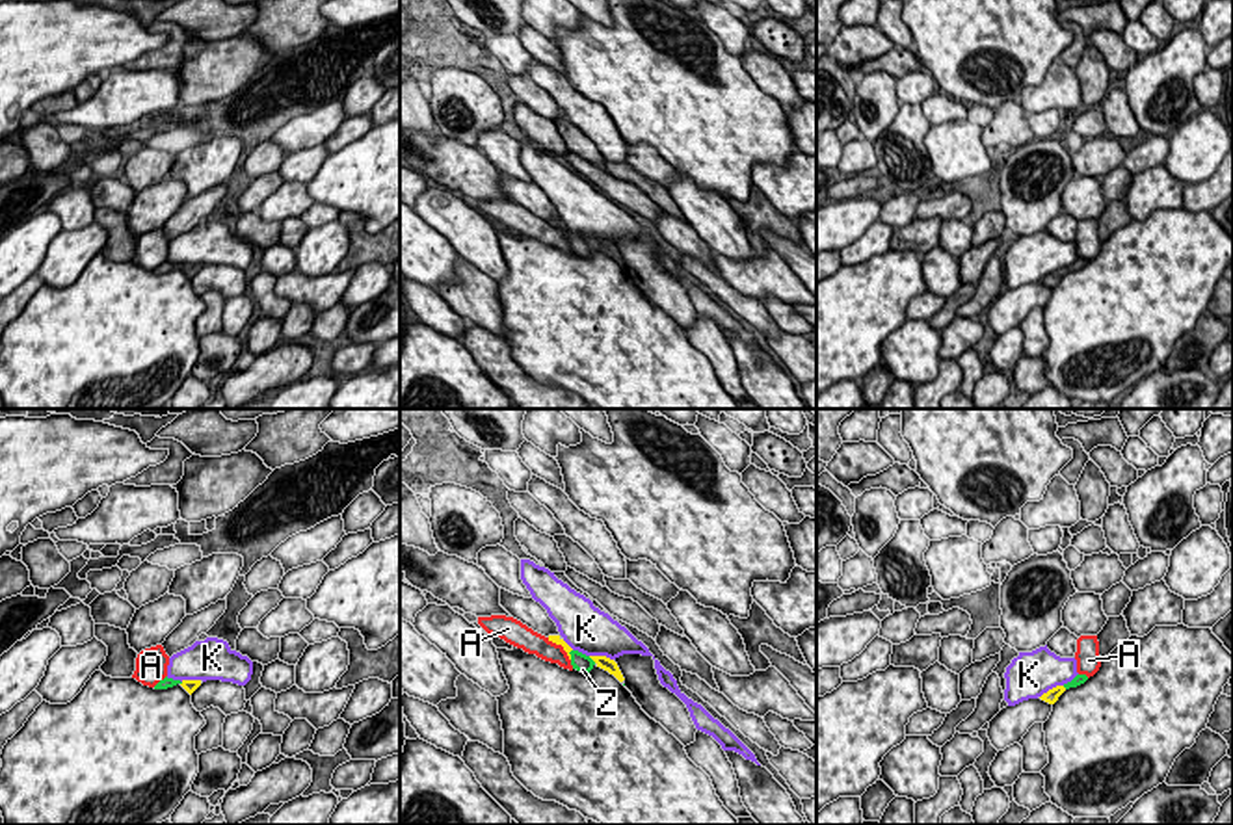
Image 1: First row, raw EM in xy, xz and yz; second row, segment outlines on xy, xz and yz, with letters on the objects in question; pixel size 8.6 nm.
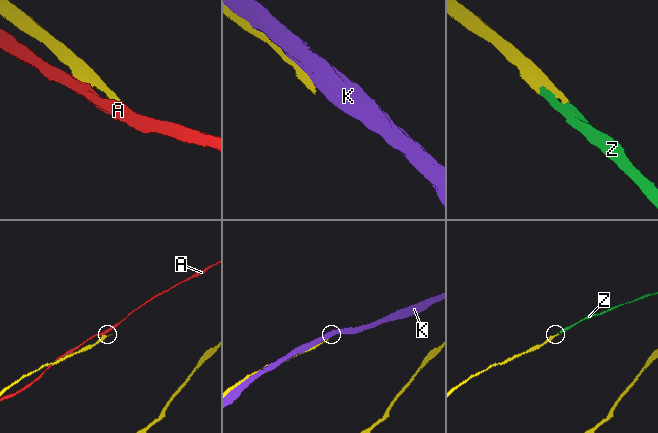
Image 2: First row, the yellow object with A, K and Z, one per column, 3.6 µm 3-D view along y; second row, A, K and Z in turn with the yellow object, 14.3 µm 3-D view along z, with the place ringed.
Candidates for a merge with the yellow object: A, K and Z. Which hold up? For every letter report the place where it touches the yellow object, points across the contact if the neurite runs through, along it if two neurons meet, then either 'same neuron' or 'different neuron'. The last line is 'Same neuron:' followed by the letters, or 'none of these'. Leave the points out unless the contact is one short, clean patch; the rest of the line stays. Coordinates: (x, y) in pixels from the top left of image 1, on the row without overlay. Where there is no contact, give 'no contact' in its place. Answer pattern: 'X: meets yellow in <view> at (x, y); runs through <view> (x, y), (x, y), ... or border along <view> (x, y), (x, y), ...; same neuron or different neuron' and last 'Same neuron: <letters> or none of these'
A: meets yellow in xz at (562, 229); border along xz (547, 222), (558, 227), (570, 244); different neuron
K: meets yellow in xz at (601, 240); different neuron
Z: meets yellow in xz at (592, 242); same neuron
Same neuron: Z

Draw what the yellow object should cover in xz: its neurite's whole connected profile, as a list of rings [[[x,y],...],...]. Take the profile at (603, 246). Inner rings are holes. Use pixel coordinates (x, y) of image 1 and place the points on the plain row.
[[[549,219],[549,225],[562,229],[563,234],[567,236],[573,253],[580,255],[580,256],[590,256],[595,249],[608,255],[610,258],[614,258],[619,266],[623,266],[623,258],[617,251],[617,247],[606,240],[586,240],[578,234],[573,234],[560,219]]]

